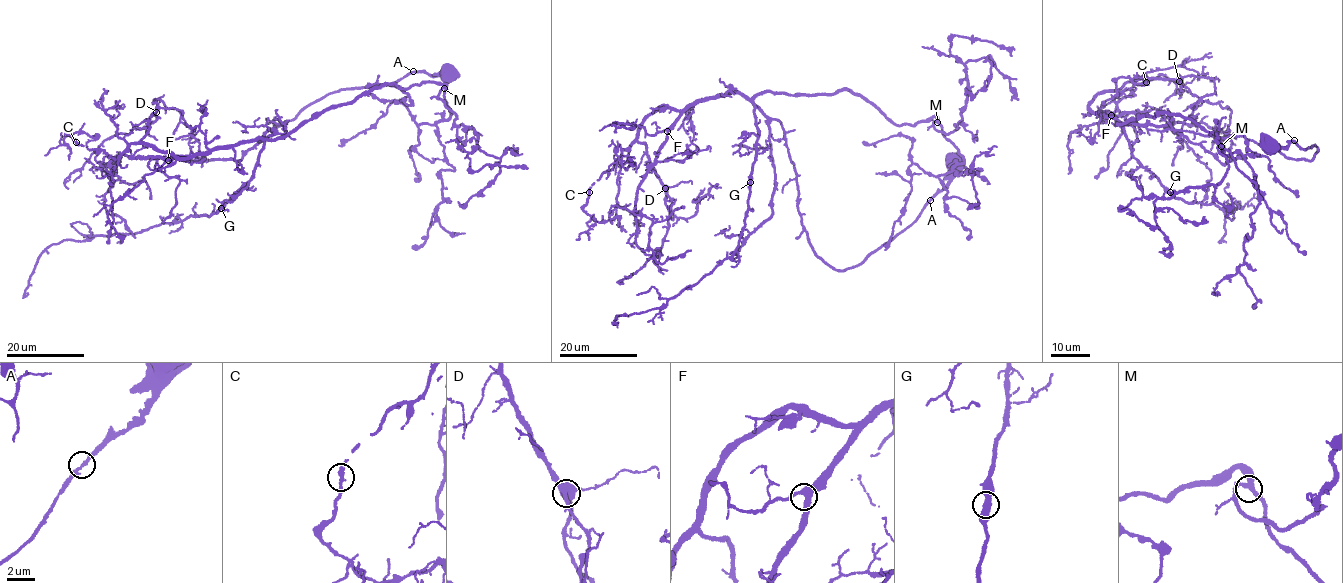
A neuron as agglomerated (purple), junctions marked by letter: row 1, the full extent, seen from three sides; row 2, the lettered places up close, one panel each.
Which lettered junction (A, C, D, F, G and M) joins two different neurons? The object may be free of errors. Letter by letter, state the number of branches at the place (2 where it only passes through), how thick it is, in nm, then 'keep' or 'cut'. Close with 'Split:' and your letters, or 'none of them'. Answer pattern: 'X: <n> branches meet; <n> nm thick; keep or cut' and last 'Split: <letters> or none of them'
A: 2 branches meet; 240 nm thick; keep
C: 2 branches meet; 240 nm thick; keep
D: 3 branches meet; 320 nm thick; keep
F: 3 branches meet; 360 nm thick; keep
G: 2 branches meet; 420 nm thick; keep
M: 3 branches meet; 280 nm thick; keep
Split: none of them

